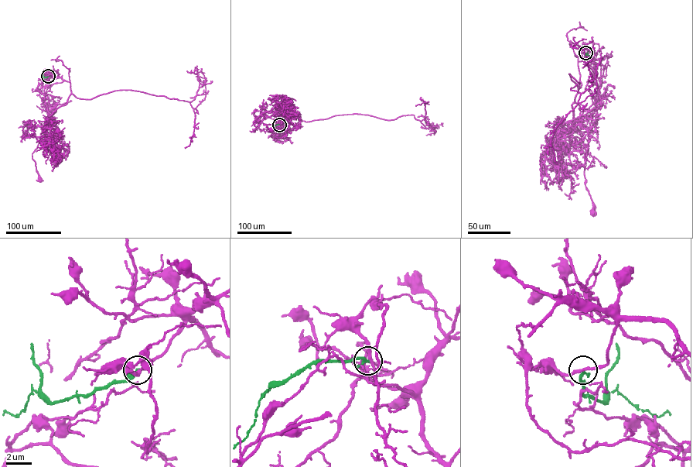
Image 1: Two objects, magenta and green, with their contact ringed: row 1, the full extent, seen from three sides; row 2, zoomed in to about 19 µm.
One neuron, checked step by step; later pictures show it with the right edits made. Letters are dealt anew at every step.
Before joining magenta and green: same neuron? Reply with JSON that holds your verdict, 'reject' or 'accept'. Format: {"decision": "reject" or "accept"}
{"decision": "accept"}

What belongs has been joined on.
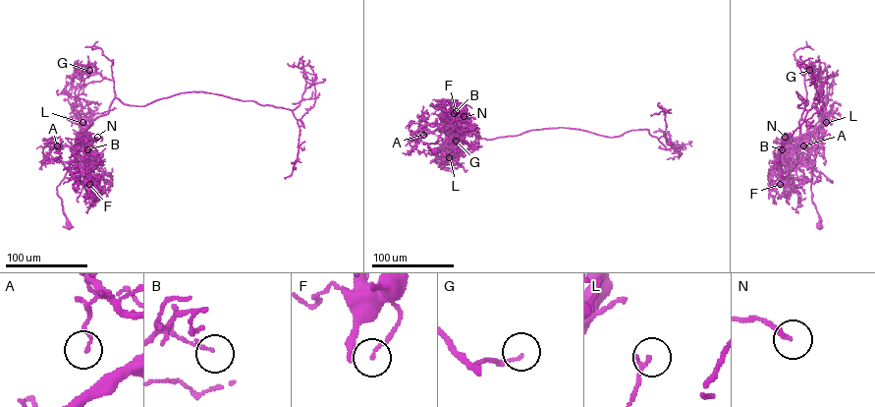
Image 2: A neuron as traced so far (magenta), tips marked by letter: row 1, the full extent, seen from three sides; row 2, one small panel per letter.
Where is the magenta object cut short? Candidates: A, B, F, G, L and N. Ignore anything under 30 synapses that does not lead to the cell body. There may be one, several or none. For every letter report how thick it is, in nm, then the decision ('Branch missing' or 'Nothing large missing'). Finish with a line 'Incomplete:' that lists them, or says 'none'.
A: Thickness 80 nm. Nothing large missing
B: Thickness 110 nm. Nothing large missing
F: Thickness 120 nm. Branch missing
G: Thickness 110 nm. Nothing large missing
L: Thickness 150 nm. Nothing large missing
N: Thickness 190 nm. Branch missing
Incomplete: F, N

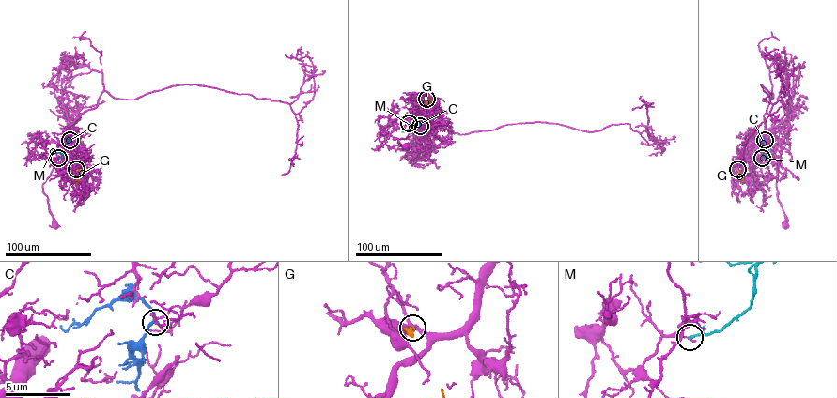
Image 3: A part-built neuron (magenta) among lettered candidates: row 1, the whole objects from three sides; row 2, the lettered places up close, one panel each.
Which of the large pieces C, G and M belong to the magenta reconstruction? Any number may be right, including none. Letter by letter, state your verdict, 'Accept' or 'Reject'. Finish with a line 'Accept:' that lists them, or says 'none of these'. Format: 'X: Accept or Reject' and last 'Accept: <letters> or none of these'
C: Reject
G: Reject
M: Reject
Accept: none of these

